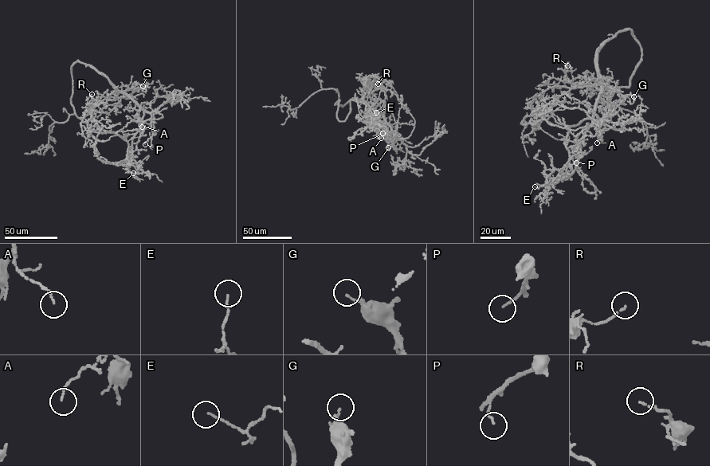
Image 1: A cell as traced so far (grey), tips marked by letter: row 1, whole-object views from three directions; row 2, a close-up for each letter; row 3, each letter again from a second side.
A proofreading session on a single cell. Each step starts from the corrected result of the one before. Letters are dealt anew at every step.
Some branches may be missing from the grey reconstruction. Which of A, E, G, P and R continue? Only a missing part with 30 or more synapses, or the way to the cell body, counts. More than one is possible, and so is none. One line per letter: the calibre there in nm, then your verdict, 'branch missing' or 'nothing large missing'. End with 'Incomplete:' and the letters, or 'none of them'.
A: calibre 100 nm; nothing large missing
E: calibre 90 nm; nothing large missing
G: calibre 160 nm; branch missing
P: calibre 110 nm; nothing large missing
R: calibre 100 nm; nothing large missing
Incomplete: G

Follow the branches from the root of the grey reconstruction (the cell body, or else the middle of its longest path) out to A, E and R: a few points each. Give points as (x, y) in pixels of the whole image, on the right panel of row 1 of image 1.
A: (580, 122), (569, 127), (566, 139), (580, 145), (577, 142), (594, 113), (600, 120), (597, 142)
E: (580, 122), (569, 127), (566, 136), (580, 144), (574, 172), (555, 182), (535, 186)
R: (580, 122), (567, 130), (537, 116), (531, 107), (536, 95), (550, 88), (582, 87), (570, 81), (567, 65)

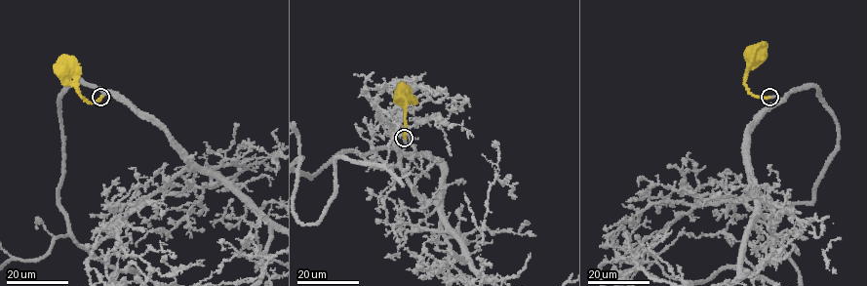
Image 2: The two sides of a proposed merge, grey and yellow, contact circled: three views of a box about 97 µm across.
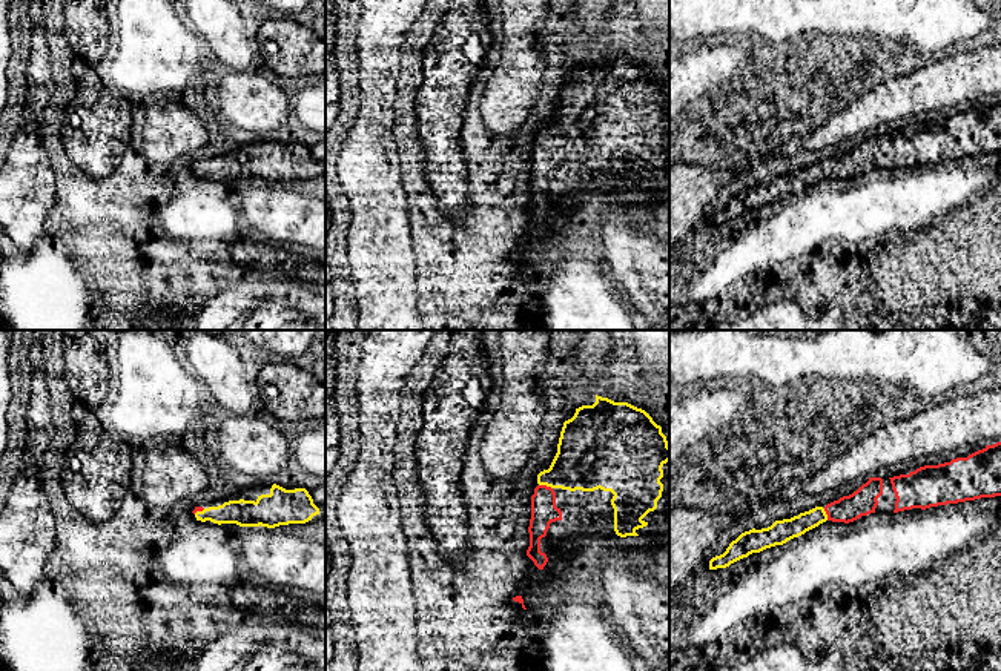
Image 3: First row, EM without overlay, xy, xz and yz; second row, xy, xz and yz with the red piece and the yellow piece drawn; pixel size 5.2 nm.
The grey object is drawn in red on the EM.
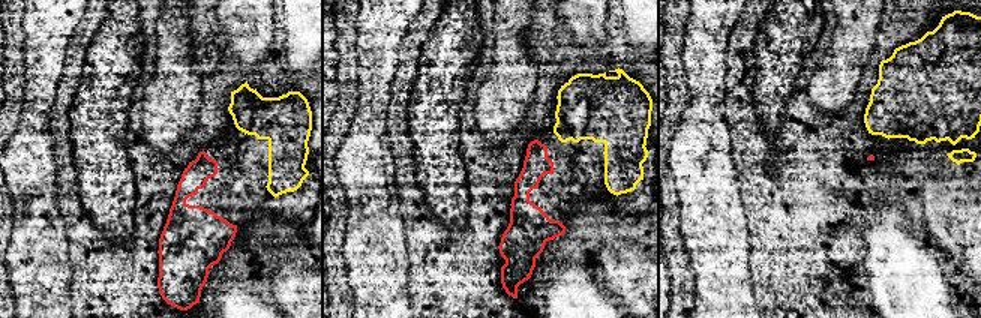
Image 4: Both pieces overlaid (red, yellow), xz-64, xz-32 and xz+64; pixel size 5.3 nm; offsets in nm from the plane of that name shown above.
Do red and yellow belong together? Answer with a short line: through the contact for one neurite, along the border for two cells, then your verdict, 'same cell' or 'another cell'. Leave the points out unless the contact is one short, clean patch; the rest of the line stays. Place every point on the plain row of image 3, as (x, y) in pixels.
line xz (544, 168), (545, 142), (585, 115); same cell

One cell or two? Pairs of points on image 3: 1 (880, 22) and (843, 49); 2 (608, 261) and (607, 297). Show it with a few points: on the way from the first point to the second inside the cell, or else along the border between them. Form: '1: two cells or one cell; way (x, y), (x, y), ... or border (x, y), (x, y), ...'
1: two cells; border (854, 37), (860, 39)
2: one cell; way (607, 271), (607, 287)

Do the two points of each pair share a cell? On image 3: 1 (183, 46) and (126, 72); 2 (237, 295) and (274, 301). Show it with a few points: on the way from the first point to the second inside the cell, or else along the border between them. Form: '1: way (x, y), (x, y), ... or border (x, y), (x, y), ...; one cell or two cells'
1: way (169, 51), (151, 54), (140, 63); one cell
2: way (246, 301), (264, 301); one cell

